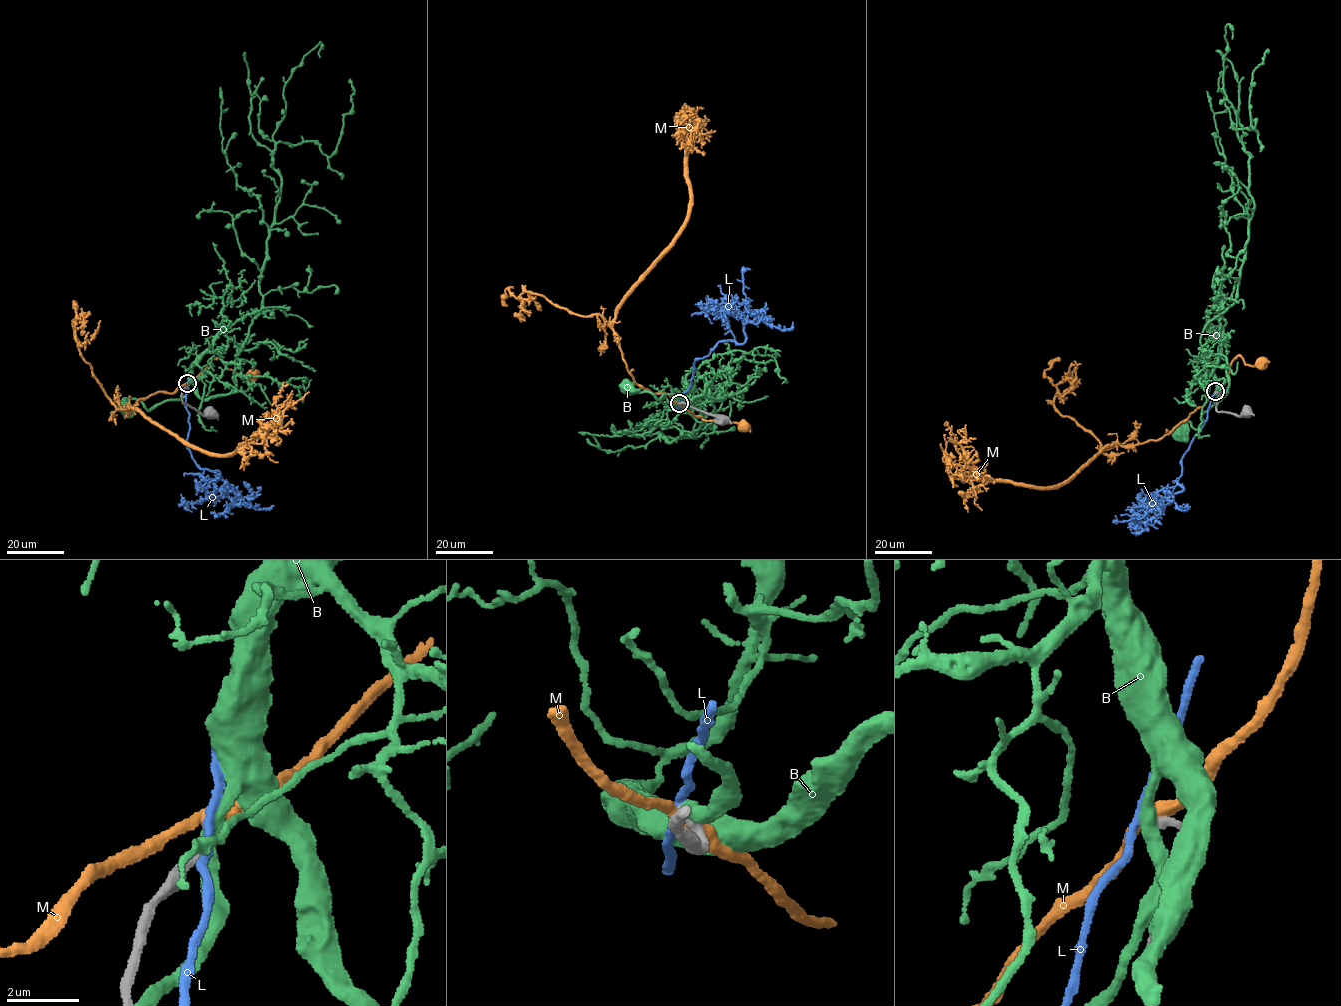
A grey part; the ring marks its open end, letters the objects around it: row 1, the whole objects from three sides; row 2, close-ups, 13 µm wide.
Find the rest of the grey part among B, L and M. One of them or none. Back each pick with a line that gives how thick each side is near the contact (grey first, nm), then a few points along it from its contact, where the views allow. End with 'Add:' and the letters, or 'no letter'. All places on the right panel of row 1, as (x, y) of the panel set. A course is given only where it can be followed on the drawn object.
Add: no letter

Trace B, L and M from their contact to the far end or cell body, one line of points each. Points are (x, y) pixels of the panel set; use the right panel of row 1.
B: (1217, 392), (1215, 401), (1201, 415), (1204, 423), (1195, 429), (1188, 421), (1180, 434)
L: (1215, 391), (1207, 420), (1184, 455), (1181, 475), (1173, 482), (1183, 489), (1135, 515), (1141, 522), (1134, 534)
M: (1217, 391), (1226, 381), (1230, 365), (1237, 356), (1251, 366), (1263, 365), (1263, 363)

